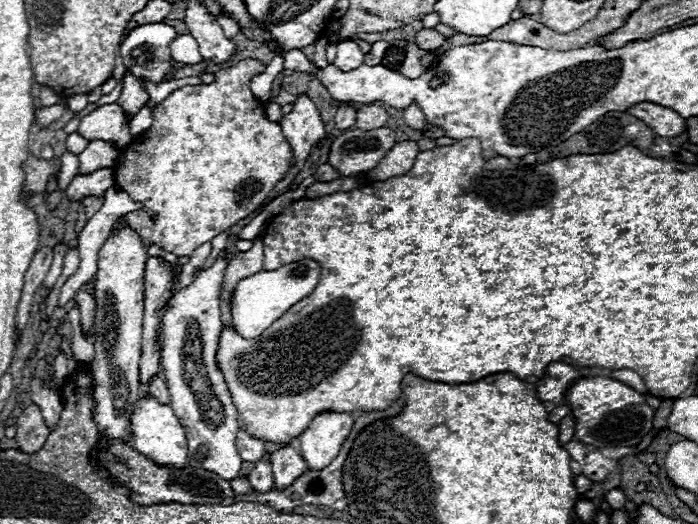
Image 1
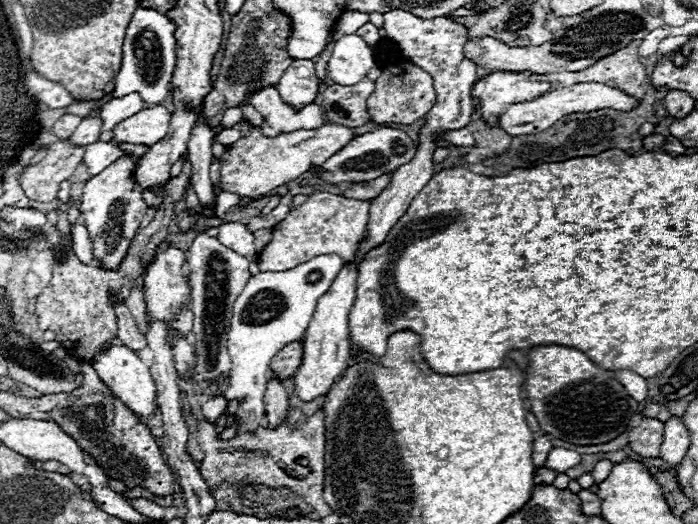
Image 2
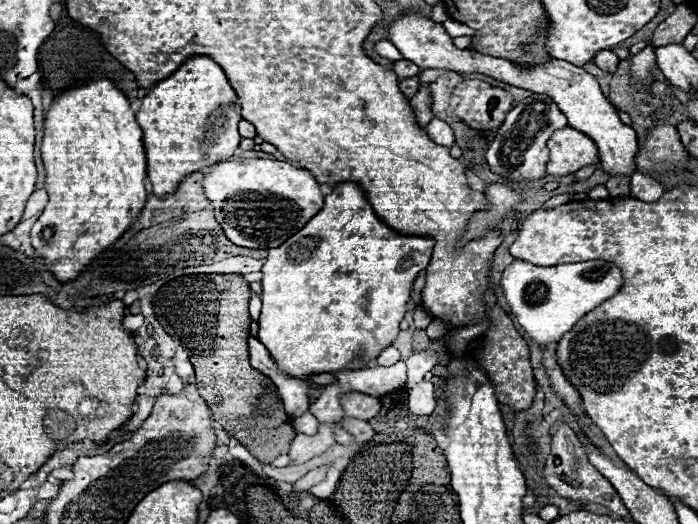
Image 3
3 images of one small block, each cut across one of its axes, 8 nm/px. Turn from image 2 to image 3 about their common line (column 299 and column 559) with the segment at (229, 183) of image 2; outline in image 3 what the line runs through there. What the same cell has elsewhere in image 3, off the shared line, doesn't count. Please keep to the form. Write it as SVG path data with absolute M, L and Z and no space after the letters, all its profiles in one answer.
M570 126L552 134L548 150L550 150L550 162L546 164L548 176L566 176L578 172L584 166L600 164L596 144L586 134Z

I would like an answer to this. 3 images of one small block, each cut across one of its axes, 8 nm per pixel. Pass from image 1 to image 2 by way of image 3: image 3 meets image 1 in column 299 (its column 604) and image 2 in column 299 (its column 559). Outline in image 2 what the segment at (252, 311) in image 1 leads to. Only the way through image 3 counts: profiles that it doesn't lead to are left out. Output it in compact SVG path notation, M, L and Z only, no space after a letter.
M322 254L316 256L292 270L286 272L260 272L252 276L252 308L234 308L232 320L230 320L230 332L228 332L228 354L232 358L232 368L230 368L230 388L226 390L226 398L236 398L244 402L240 404L236 416L242 420L240 432L252 432L258 428L258 422L264 418L264 392L266 392L266 380L270 376L270 362L280 352L288 342L298 342L302 340L318 298L330 288L332 280L336 274L342 270L344 260L336 254Z

